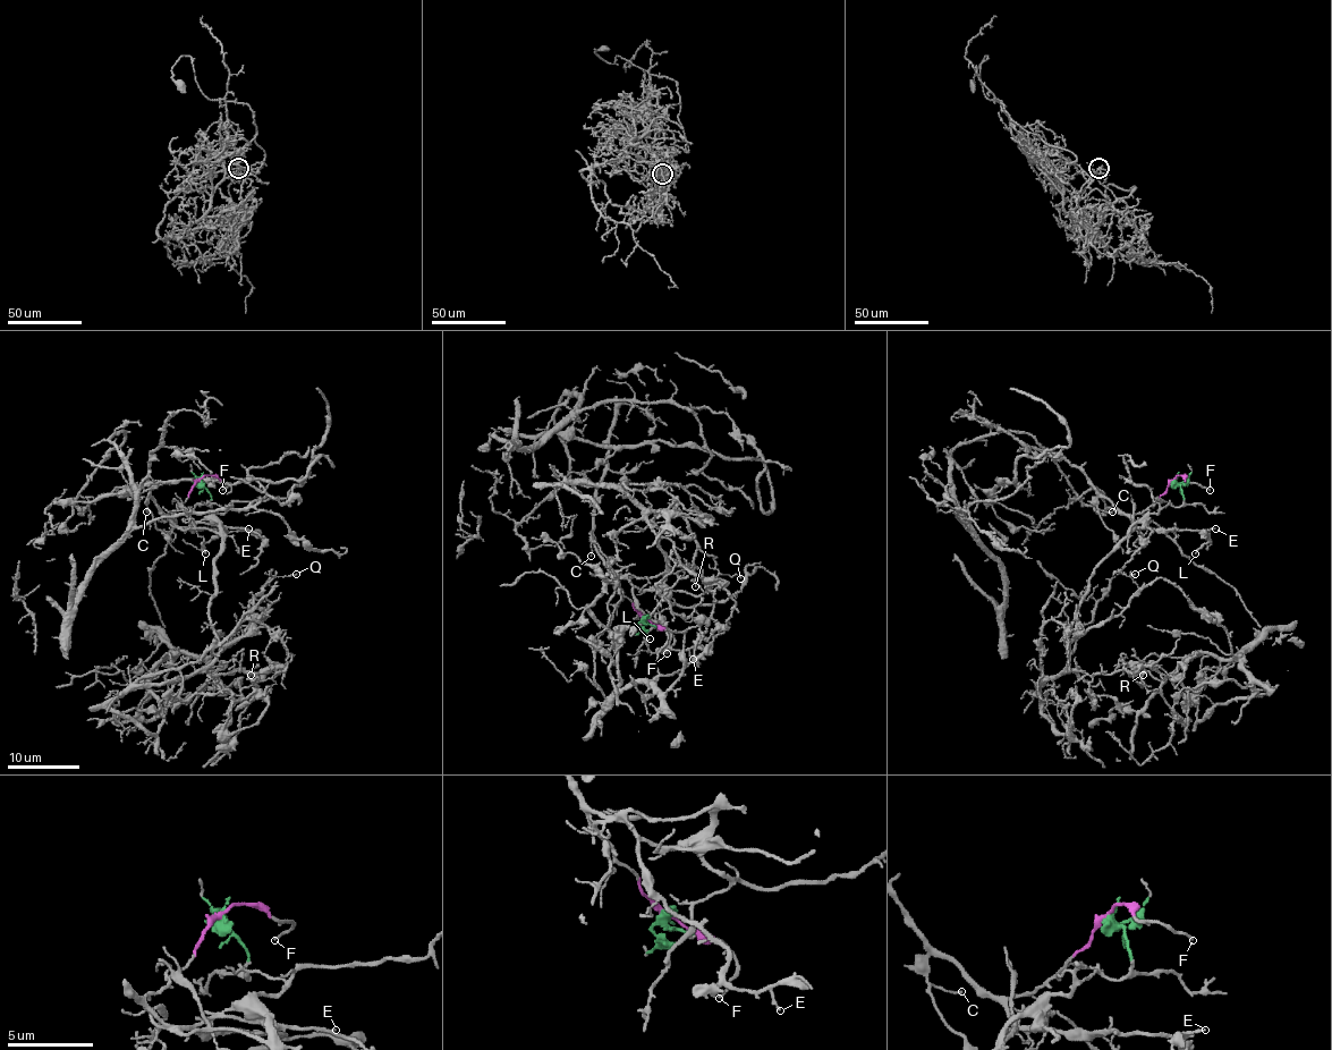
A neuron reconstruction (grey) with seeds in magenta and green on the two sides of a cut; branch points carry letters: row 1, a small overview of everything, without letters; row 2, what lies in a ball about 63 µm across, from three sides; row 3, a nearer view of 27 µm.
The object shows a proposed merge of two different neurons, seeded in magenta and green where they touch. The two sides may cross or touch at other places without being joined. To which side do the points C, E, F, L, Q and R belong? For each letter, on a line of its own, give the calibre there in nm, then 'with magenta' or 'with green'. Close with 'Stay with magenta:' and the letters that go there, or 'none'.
C: calibre 110 nm; with magenta
E: calibre 130 nm; with magenta
F: calibre 130 nm; with magenta
L: calibre 150 nm; with magenta
Q: calibre 110 nm; with green
R: calibre 110 nm; with green
Stay with magenta: C, E, F, L

